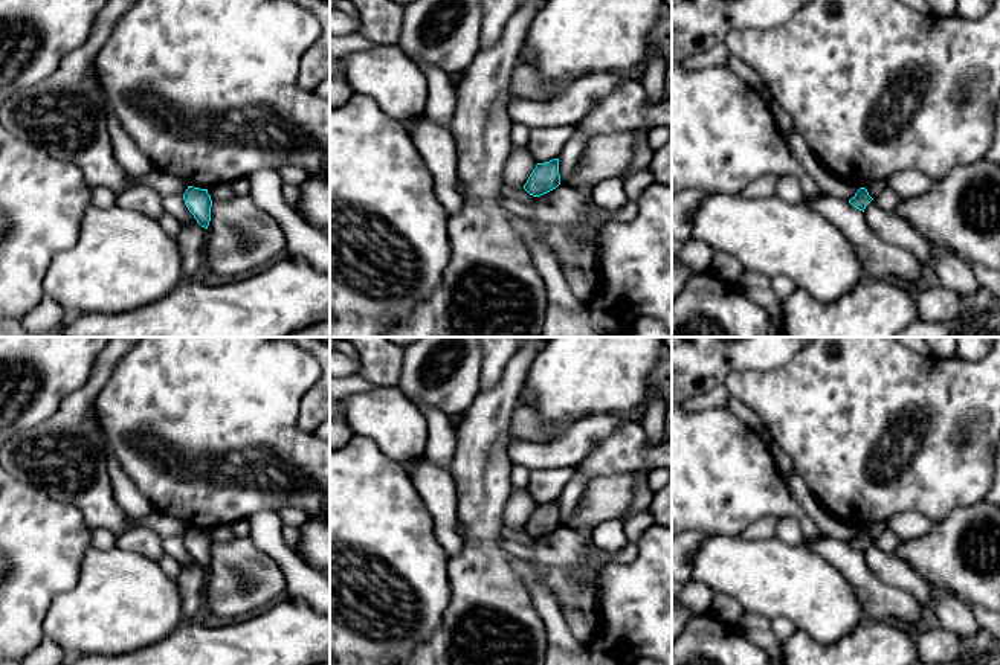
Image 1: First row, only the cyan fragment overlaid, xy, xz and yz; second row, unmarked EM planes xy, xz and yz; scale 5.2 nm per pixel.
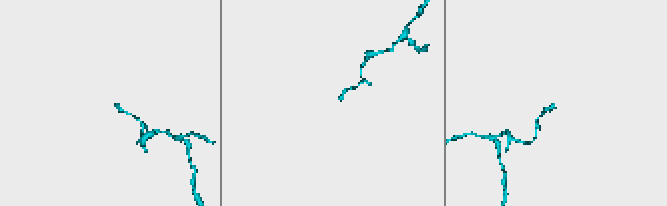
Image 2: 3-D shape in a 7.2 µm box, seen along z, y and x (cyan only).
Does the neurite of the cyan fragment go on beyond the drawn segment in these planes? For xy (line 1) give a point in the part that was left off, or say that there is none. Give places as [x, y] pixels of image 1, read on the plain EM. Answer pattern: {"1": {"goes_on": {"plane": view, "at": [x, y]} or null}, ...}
{"1": {"goes_on": null}}

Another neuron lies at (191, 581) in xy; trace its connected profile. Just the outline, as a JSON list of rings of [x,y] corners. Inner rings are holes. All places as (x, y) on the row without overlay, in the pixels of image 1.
[[[182,566],[182,570],[176,580],[180,599],[183,619],[192,621],[198,613],[200,607],[205,604],[203,592],[206,586],[208,570],[195,566]]]

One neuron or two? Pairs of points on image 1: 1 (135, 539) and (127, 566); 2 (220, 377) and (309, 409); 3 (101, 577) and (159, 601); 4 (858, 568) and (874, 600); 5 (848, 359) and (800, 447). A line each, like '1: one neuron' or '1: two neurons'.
1: two neurons
2: two neurons
3: one neuron
4: one neuron
5: one neuron

